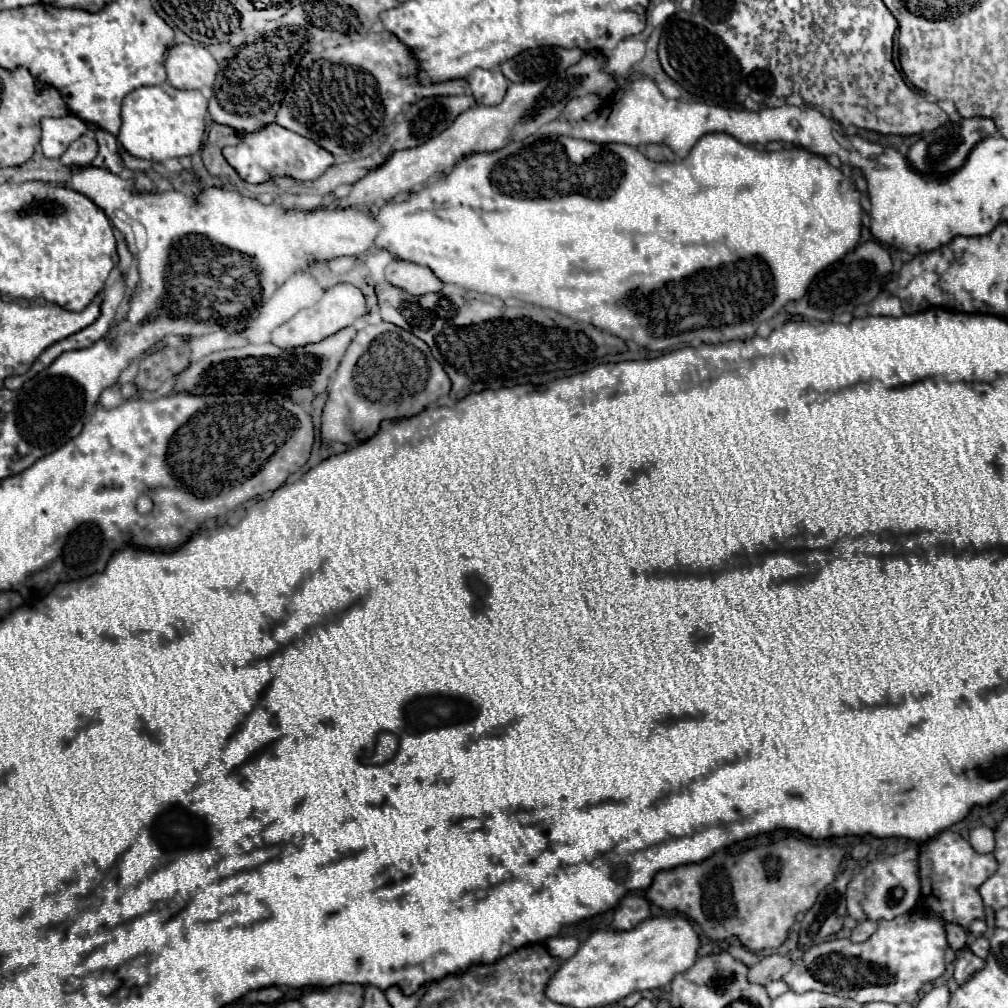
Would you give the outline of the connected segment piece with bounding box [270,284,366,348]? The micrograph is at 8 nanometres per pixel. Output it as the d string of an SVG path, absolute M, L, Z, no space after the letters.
M336 284L322 296L322 300L318 304L314 304L310 308L302 308L296 316L292 316L288 322L278 326L272 332L270 342L276 344L278 348L298 348L298 346L306 346L312 342L320 342L320 340L336 334L338 330L352 326L354 320L360 318L364 312L366 312L364 294L352 284Z

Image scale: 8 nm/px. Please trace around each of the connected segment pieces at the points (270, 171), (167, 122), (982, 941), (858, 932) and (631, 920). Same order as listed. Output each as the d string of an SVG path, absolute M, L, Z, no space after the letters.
M268 124L258 132L244 134L242 144L224 148L226 160L236 168L236 172L250 184L260 184L272 176L292 176L296 180L316 180L328 166L334 164L334 156L312 140L290 132L278 124Z
M168 82L166 86L136 88L122 102L122 128L118 142L128 154L140 160L164 162L168 158L192 156L202 146L206 112L208 100L200 90L178 90Z
M978 936L978 938L972 938L970 942L968 942L968 948L976 954L976 956L980 956L980 958L984 958L986 954L988 954L988 948L990 948L990 944L988 944L988 938L984 938L984 936Z
M864 920L864 922L860 922L860 924L852 930L852 940L854 940L854 942L864 942L864 940L868 940L868 938L876 932L876 928L878 928L878 922L874 922L874 920Z
M626 894L614 914L614 928L616 930L630 930L642 920L650 916L650 904L644 896L638 894Z

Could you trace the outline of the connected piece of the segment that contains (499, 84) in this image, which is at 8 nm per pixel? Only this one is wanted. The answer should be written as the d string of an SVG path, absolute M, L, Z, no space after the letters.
M476 68L468 74L468 84L472 90L472 96L476 98L476 102L480 106L494 106L500 104L500 100L506 94L508 88L508 80L504 78L504 74L494 68L494 70L484 70L484 68Z

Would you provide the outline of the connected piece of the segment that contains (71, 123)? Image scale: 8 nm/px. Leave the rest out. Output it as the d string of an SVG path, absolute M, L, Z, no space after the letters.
M72 114L62 118L44 118L40 126L42 126L40 146L46 158L60 158L70 146L70 142L88 132L86 122Z

